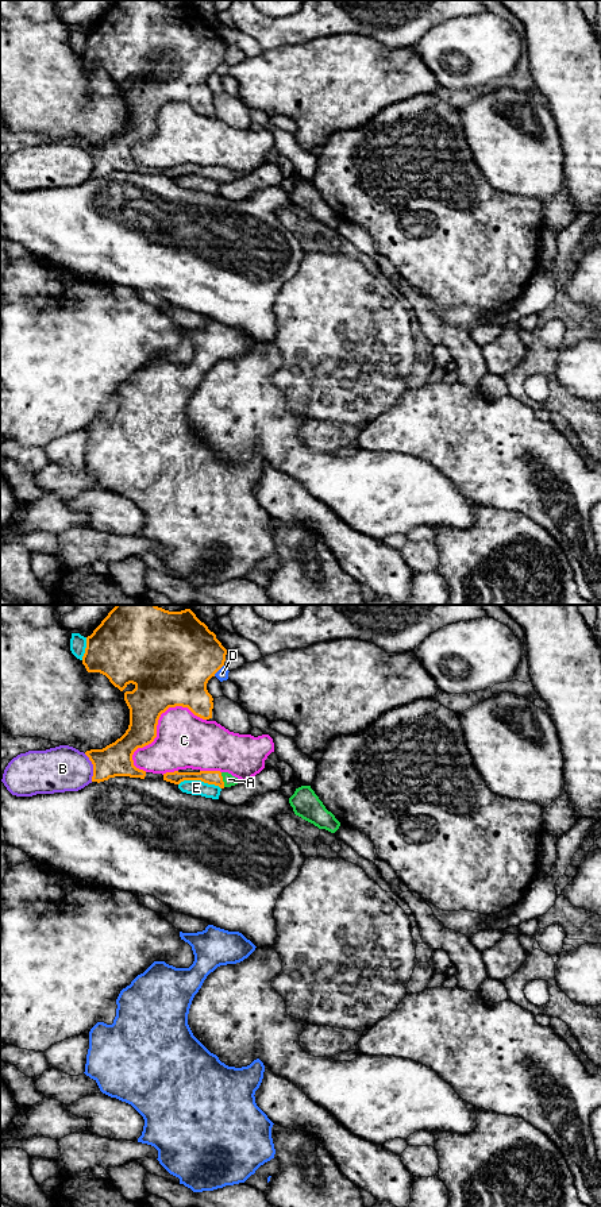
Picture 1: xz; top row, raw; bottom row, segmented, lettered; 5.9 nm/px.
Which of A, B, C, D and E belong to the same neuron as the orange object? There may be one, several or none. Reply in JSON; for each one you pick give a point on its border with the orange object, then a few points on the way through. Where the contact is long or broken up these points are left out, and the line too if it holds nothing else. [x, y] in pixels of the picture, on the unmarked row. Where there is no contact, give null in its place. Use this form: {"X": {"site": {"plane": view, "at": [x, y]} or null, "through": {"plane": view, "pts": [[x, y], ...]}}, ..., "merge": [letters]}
{"A": {"site": {"plane": "xz", "at": [222, 174]}}, "merge": ["A"]}

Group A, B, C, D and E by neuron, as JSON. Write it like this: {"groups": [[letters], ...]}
{"groups": [["A"], ["B"], ["C"], ["D"], ["E"]]}

